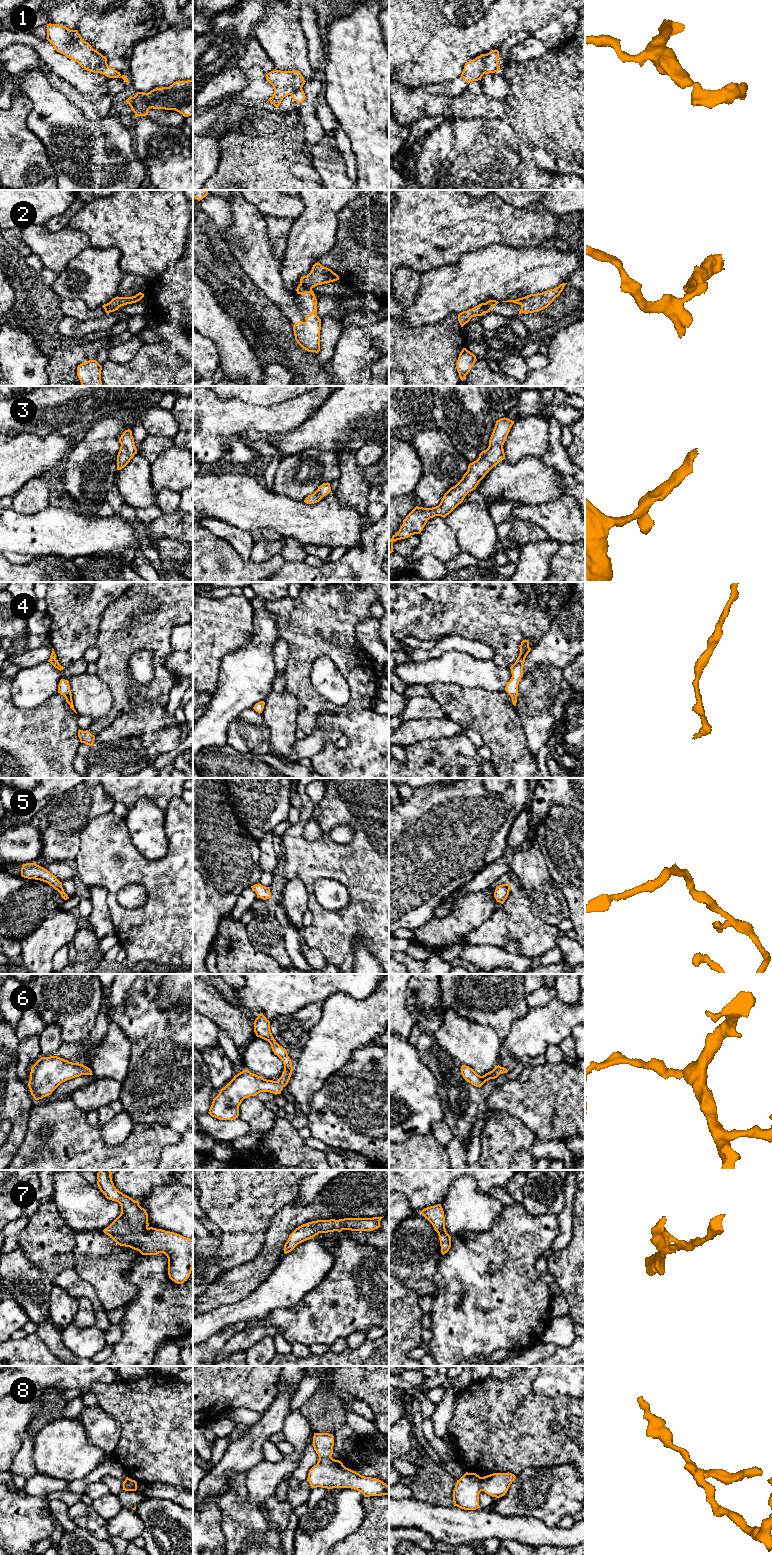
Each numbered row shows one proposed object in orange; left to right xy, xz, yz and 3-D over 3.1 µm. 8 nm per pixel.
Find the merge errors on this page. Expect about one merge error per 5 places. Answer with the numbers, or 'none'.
1, 2, 8

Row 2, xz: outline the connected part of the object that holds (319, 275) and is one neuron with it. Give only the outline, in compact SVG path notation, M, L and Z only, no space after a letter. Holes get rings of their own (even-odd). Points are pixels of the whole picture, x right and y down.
M319 262L315 263L307 276L300 279L300 284L311 289L317 285L330 283L339 280L339 276L331 269L322 266Z

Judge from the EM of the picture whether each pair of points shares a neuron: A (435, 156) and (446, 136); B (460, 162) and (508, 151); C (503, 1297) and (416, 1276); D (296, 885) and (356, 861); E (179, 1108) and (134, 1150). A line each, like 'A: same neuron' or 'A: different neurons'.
A: same neuron
B: same neuron
C: different neurons
D: different neurons
E: different neurons

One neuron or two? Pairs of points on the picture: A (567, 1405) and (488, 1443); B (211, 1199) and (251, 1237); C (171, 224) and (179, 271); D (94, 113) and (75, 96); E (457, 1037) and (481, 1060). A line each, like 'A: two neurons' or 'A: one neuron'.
A: one neuron
B: one neuron
C: two neurons
D: one neuron
E: one neuron

